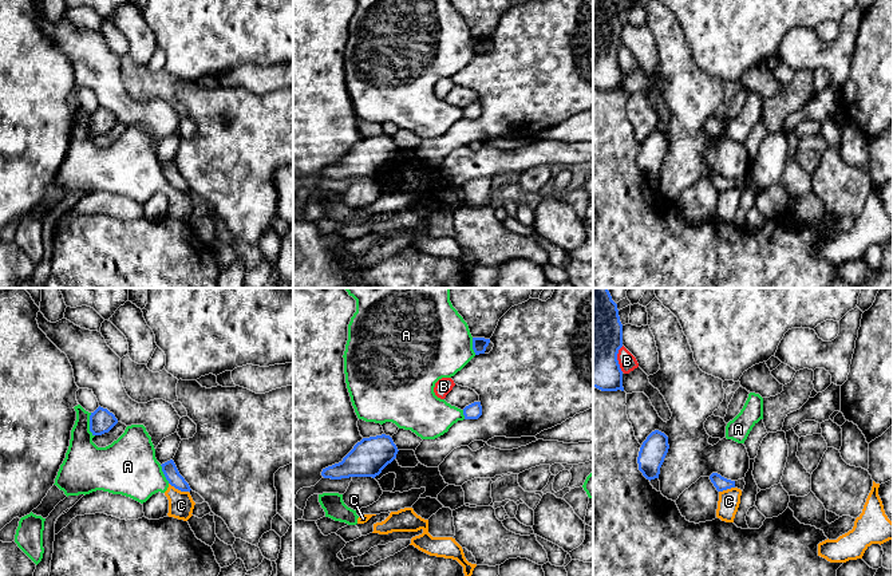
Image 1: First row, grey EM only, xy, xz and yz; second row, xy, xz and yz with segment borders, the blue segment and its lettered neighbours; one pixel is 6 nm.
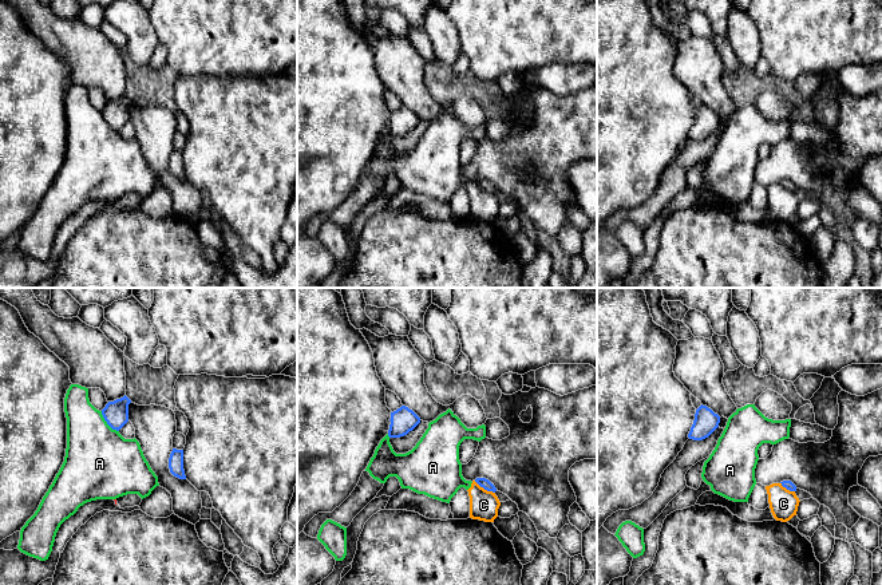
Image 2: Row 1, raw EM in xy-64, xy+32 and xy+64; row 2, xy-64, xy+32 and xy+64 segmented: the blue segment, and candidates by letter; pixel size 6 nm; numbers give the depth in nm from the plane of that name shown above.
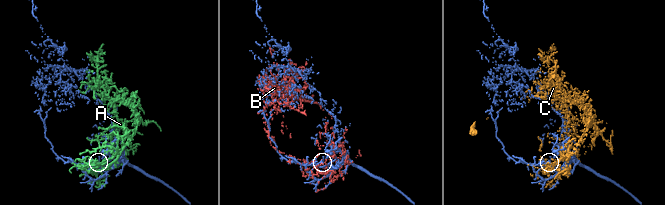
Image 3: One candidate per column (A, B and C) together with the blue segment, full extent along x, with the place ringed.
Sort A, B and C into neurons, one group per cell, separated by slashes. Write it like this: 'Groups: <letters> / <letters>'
Groups: A C / B

